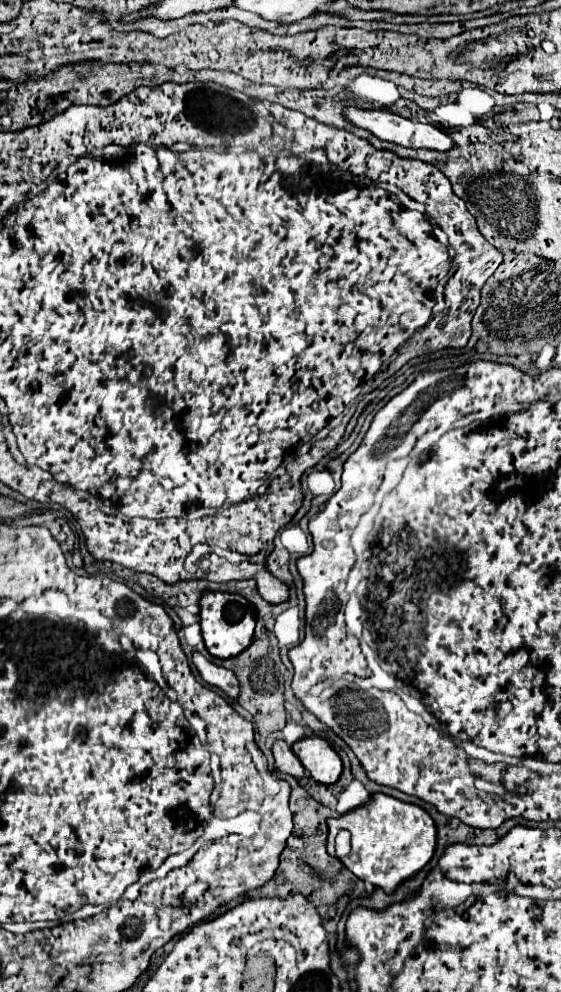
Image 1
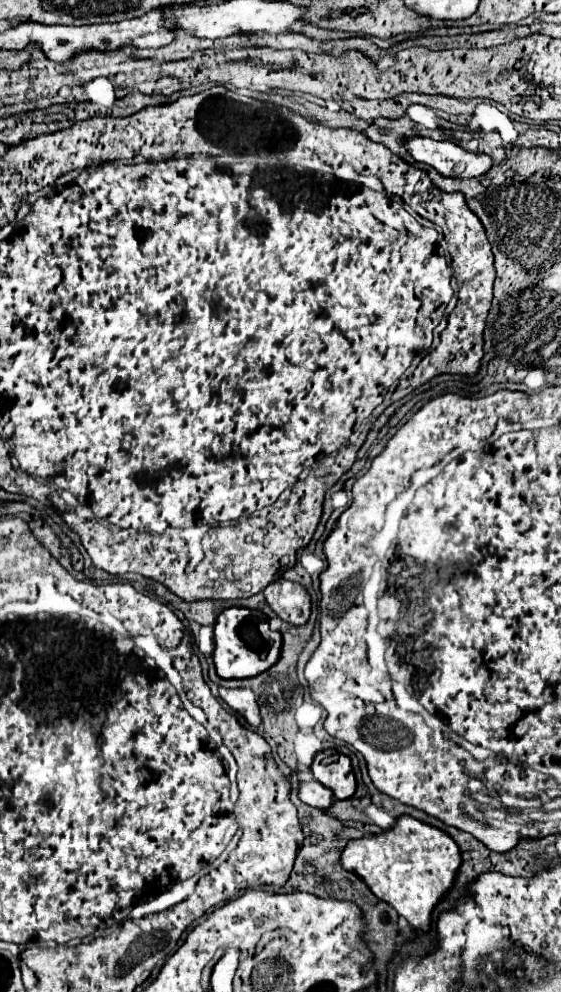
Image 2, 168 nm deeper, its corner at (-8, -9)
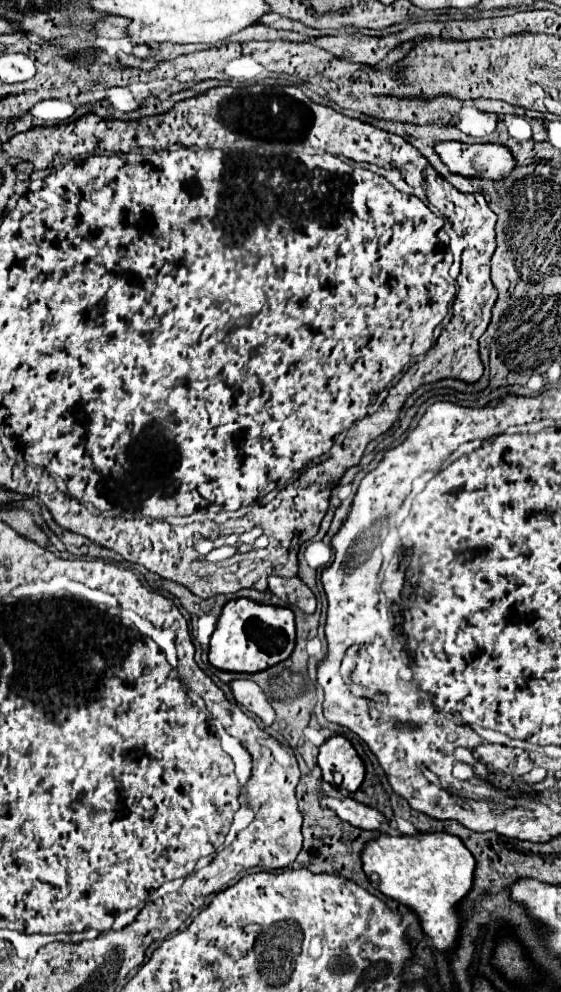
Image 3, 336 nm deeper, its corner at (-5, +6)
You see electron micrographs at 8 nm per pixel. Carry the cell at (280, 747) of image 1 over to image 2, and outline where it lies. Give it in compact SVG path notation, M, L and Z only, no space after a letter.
M312 781L312 783L300 783L300 799L310 805L316 807L320 811L330 811L332 803L334 803L334 795L320 783Z

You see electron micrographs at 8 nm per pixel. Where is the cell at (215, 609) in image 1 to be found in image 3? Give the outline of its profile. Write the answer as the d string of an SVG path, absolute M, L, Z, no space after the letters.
M235 598L223 606L211 636L209 662L219 670L257 672L285 660L295 646L293 612L287 606L261 604L249 598Z

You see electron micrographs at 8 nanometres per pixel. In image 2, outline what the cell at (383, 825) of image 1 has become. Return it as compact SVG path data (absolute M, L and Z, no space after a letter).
M400 817L394 829L382 835L354 839L342 851L342 865L356 873L380 901L392 905L410 927L424 933L430 931L434 907L452 889L460 863L458 845L444 831L414 817Z

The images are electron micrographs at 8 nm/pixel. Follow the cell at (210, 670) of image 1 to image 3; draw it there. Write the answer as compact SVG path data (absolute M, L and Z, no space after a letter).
M233 680L233 682L229 682L229 686L233 690L237 704L245 706L251 714L259 716L267 726L273 724L275 712L271 708L271 704L267 702L263 690L253 680Z

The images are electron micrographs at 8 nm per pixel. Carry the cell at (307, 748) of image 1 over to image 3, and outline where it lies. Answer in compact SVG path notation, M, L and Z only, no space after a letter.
M331 736L319 748L317 764L323 780L347 792L355 792L365 776L365 766L345 736Z

